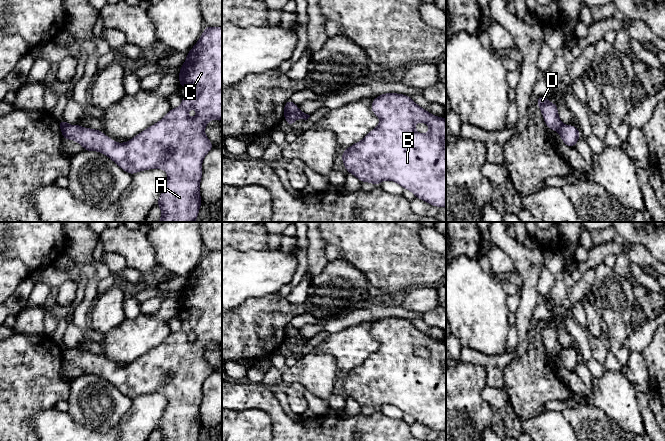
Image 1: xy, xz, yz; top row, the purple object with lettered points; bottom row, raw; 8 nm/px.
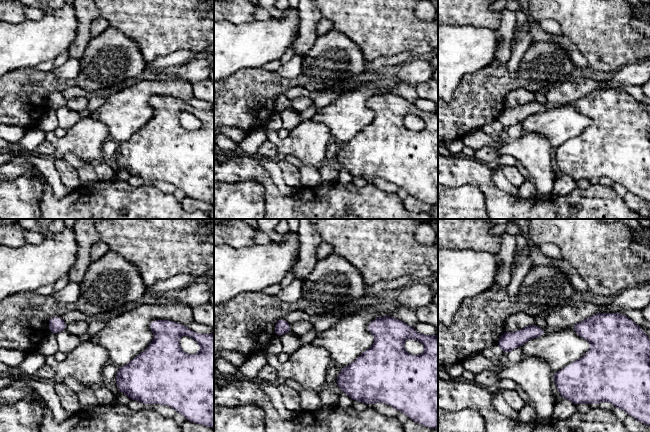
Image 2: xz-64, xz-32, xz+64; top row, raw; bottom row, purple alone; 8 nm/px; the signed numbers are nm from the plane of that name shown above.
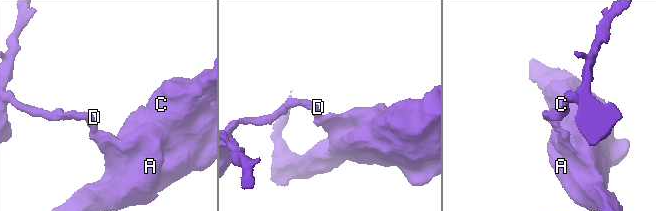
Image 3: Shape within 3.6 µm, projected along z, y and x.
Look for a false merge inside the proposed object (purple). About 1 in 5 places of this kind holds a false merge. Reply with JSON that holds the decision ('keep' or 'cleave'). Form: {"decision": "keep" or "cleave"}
{"decision": "cleave"}

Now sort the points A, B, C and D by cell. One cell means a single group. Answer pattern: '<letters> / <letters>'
A B C / D

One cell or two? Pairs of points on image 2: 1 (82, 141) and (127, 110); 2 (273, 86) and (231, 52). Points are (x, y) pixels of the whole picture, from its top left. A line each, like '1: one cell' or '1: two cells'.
1: two cells
2: two cells

